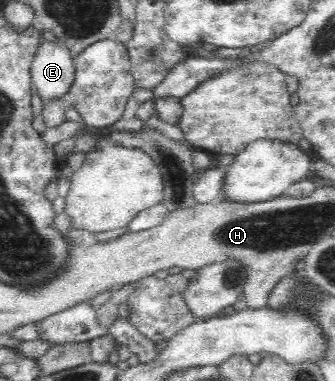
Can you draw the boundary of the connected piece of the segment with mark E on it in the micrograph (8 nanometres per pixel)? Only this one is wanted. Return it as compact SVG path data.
M44 41L31 64L33 93L44 102L64 98L74 82L74 59L63 44Z

